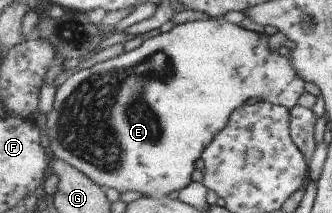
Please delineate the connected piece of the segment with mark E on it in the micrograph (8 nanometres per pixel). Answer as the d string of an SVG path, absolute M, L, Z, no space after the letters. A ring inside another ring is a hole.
M208 17L206 20L197 20L179 24L168 32L161 32L156 36L146 39L138 48L124 52L116 58L97 62L95 65L77 70L57 87L52 105L52 110L47 115L47 133L50 140L50 149L53 155L60 160L70 163L74 168L82 171L97 185L113 187L119 193L127 191L139 191L145 196L166 196L185 189L193 181L195 163L202 159L203 152L215 139L222 129L230 123L230 117L236 110L252 97L261 97L261 101L271 102L293 109L305 93L305 81L301 79L299 72L293 67L289 55L282 49L273 51L269 47L269 39L266 34L258 33L238 27L225 19Z

